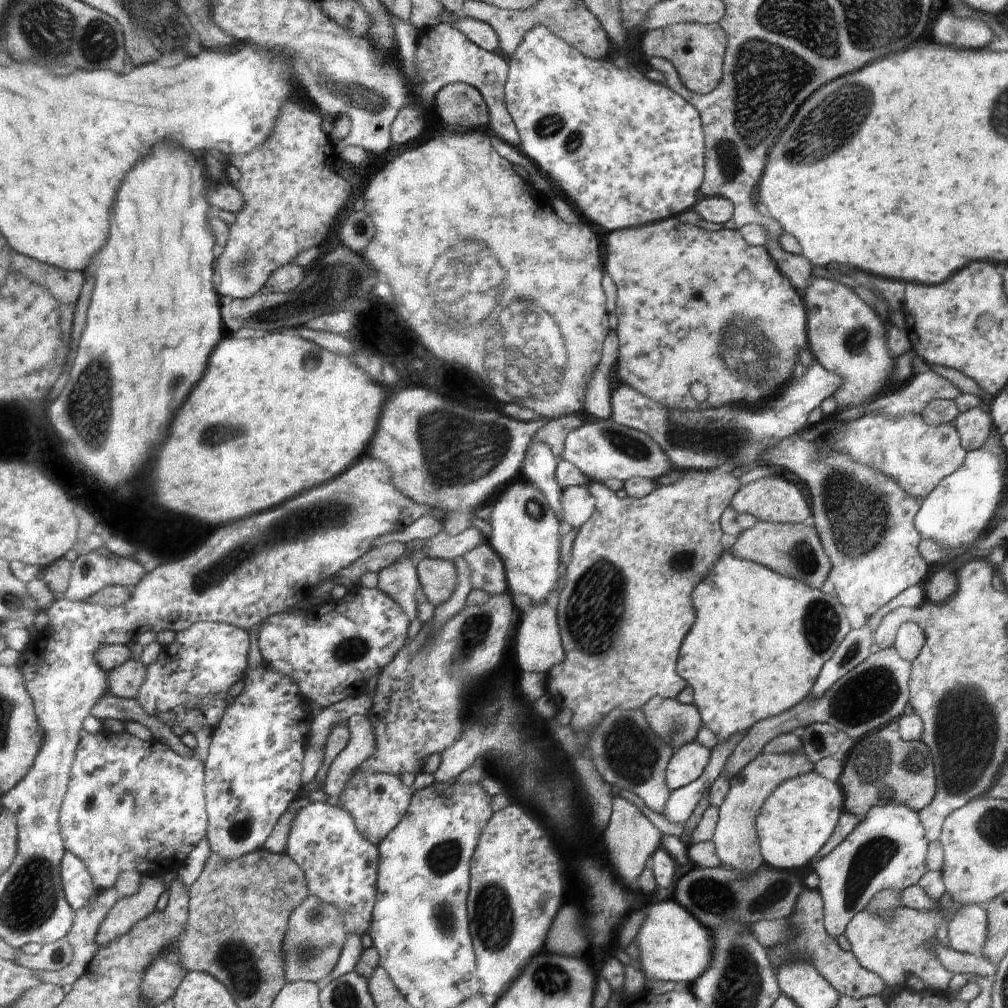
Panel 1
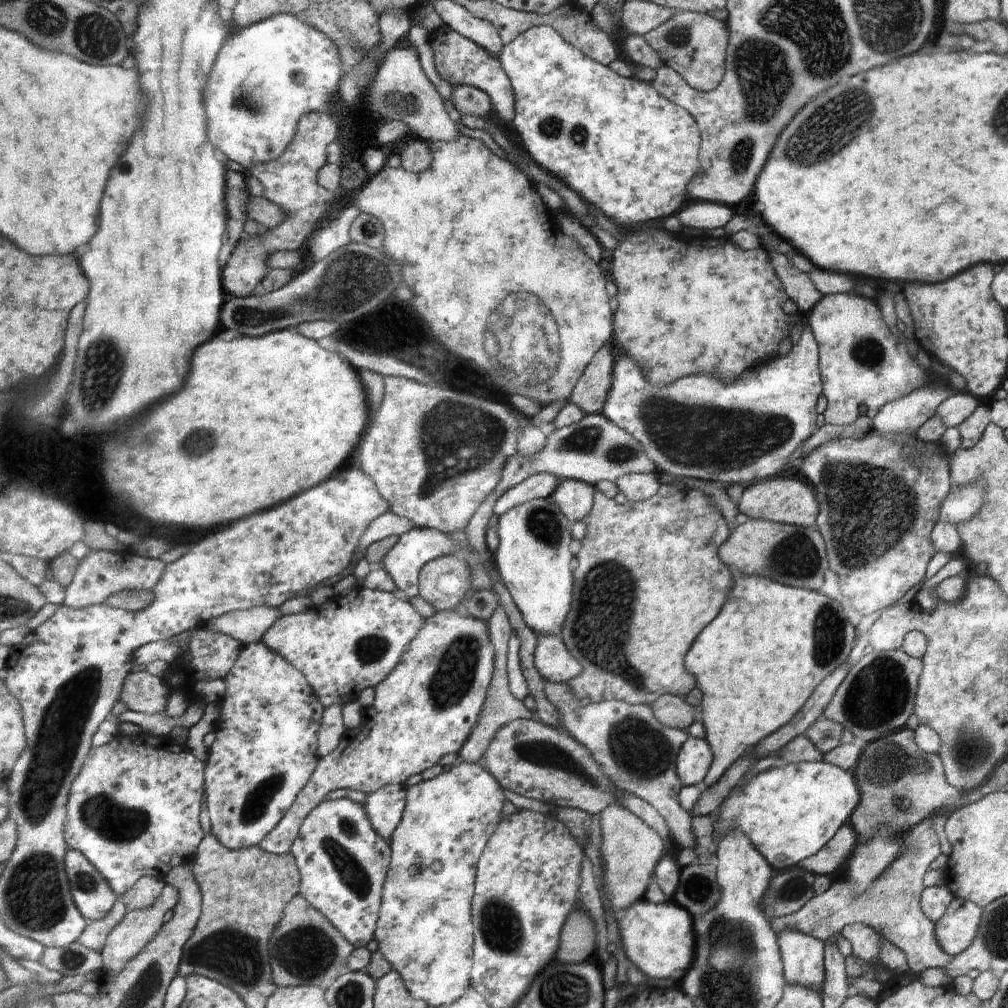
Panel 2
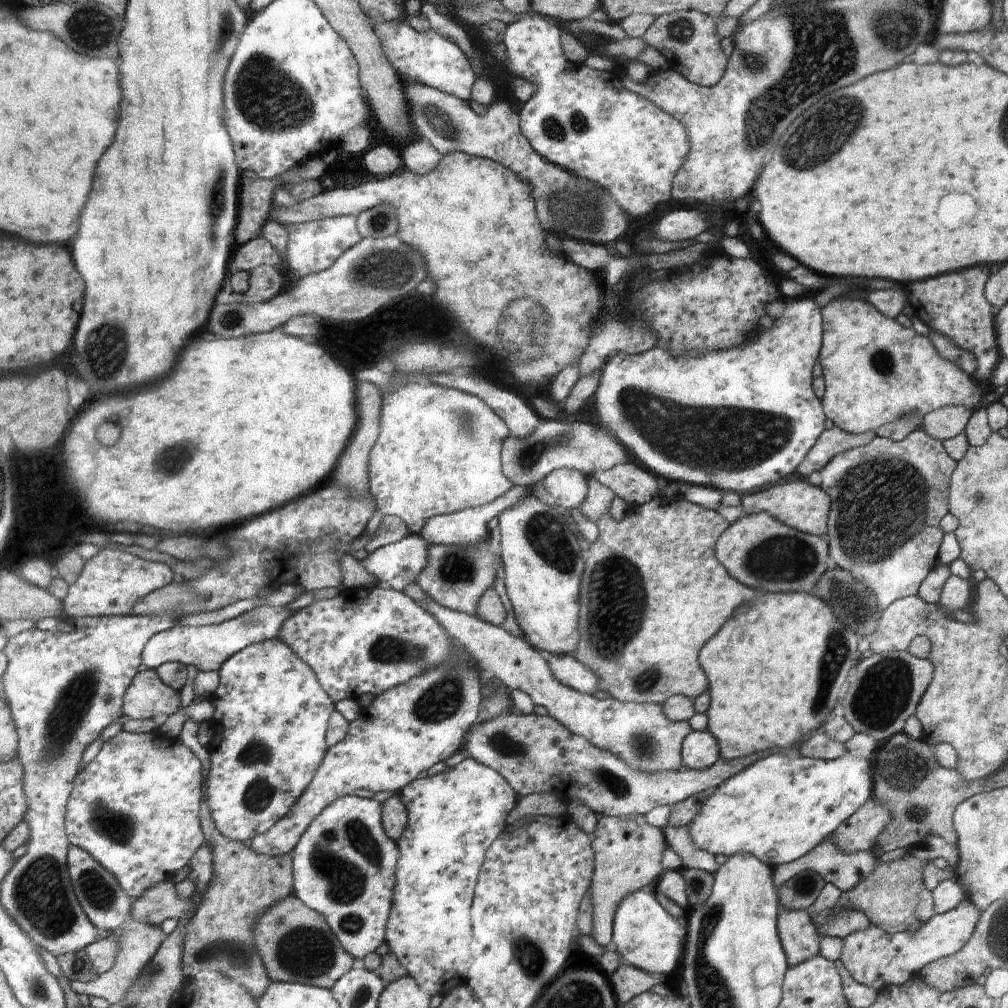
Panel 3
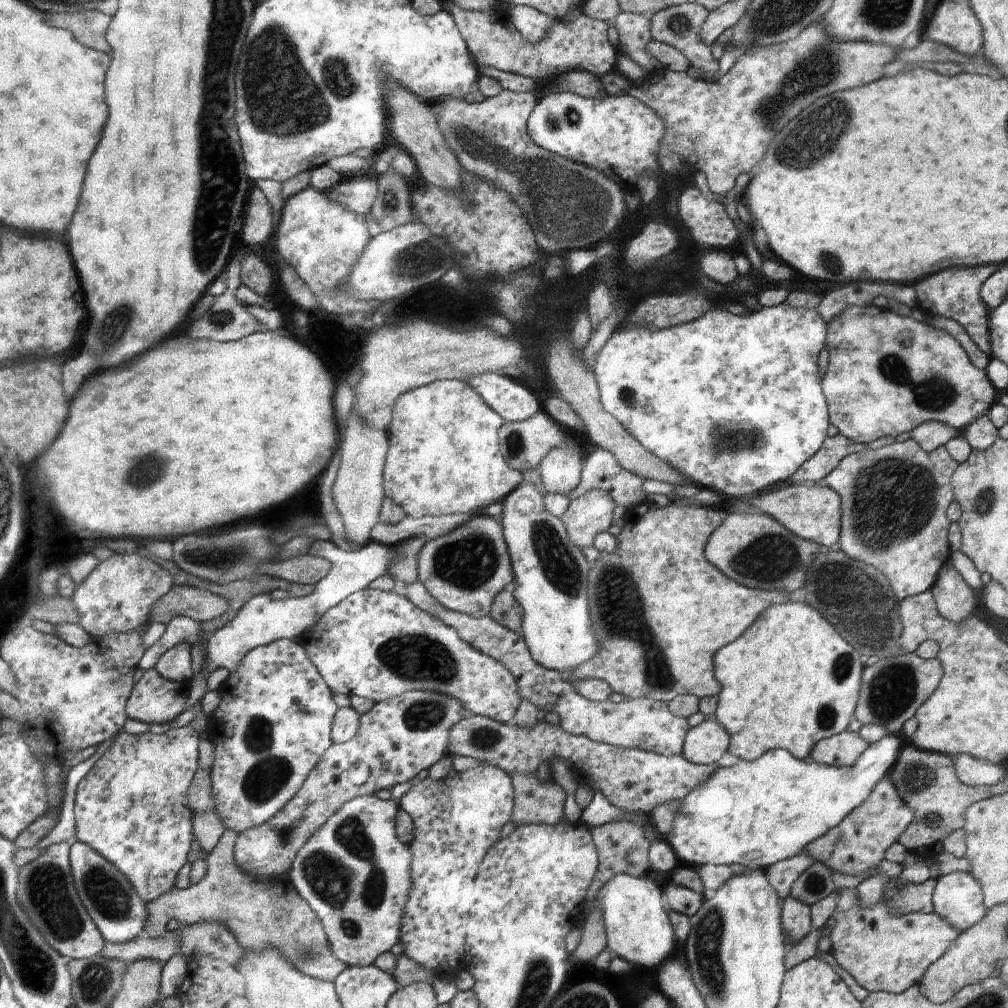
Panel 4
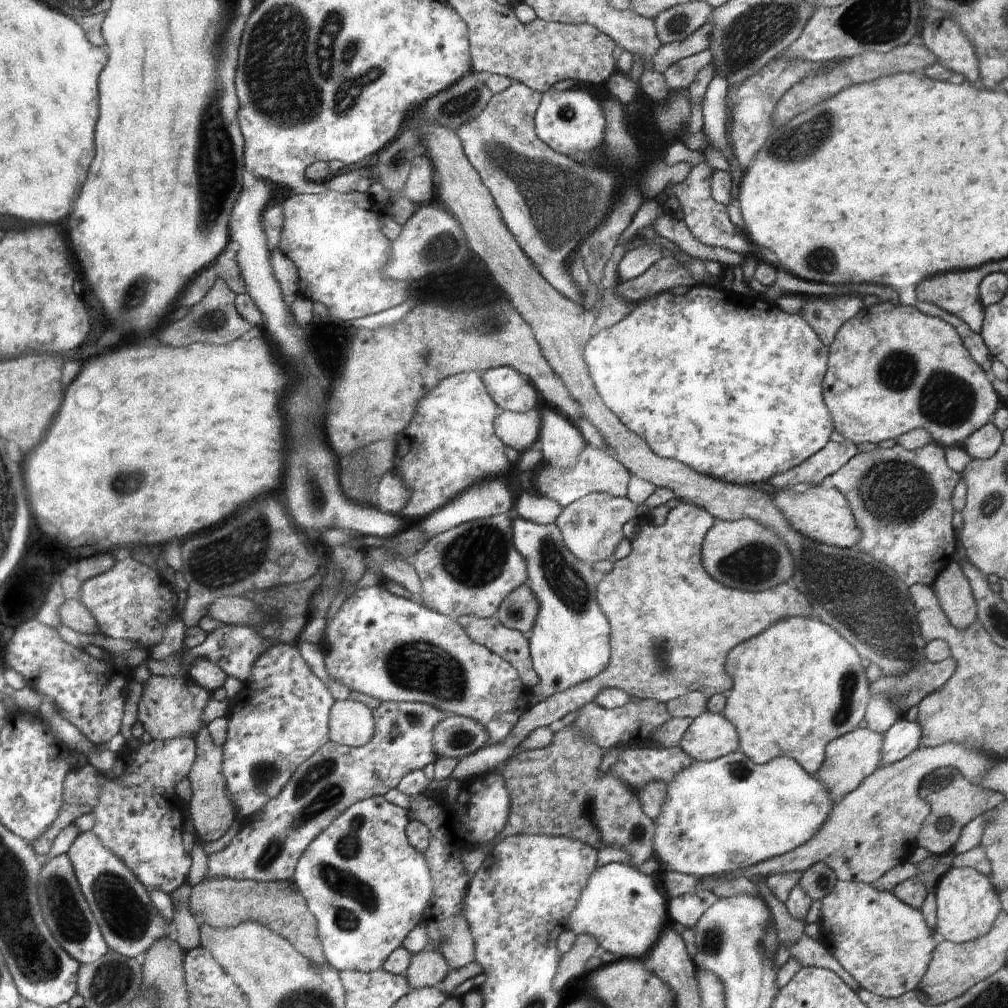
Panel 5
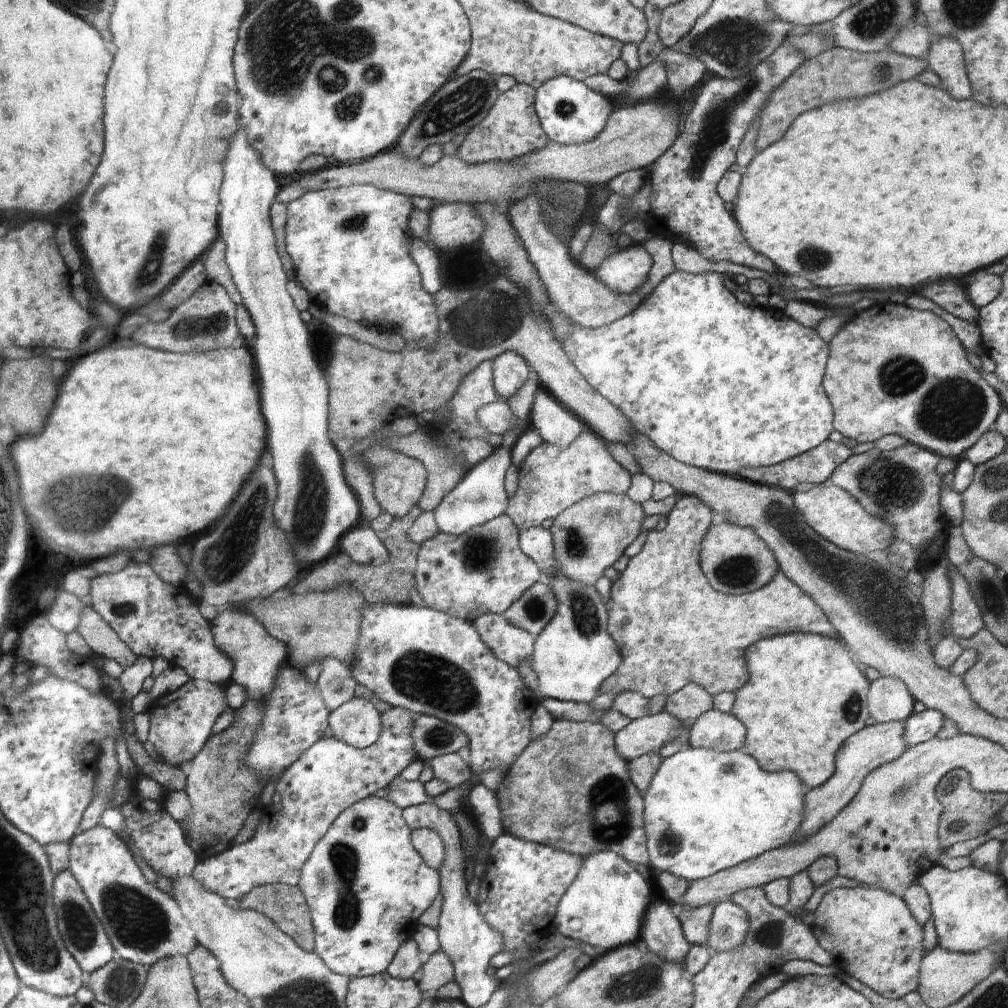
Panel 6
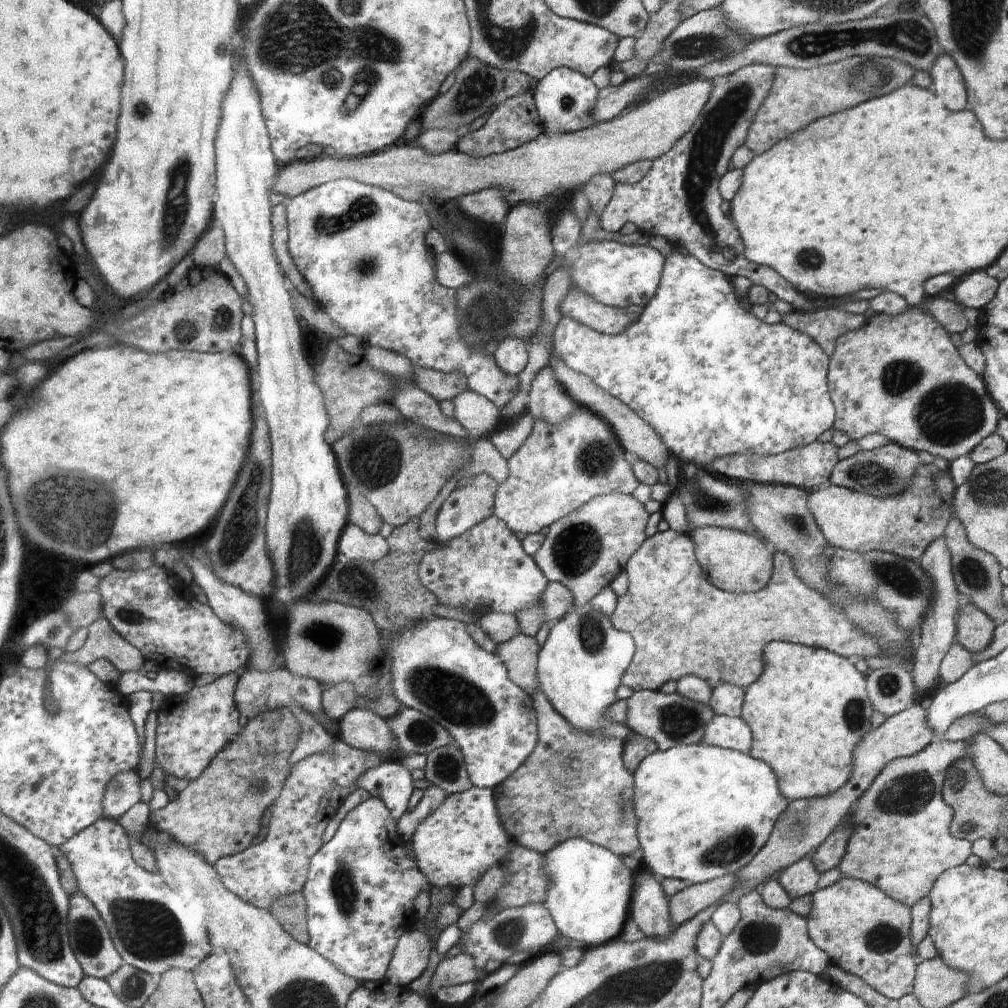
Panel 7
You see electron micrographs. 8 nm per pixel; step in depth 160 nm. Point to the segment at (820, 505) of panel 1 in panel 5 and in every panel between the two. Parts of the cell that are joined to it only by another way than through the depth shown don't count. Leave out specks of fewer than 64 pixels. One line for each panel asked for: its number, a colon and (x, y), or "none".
2: (878, 505)
3: (888, 497)
4: (900, 489)
5: (900, 498)

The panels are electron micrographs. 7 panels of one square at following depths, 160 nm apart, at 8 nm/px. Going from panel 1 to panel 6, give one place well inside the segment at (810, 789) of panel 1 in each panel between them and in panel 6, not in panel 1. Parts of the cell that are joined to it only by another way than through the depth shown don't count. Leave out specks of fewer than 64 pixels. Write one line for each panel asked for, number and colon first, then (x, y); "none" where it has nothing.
2: (790, 812)
3: (779, 808)
4: (755, 813)
5: (722, 815)
6: (705, 811)

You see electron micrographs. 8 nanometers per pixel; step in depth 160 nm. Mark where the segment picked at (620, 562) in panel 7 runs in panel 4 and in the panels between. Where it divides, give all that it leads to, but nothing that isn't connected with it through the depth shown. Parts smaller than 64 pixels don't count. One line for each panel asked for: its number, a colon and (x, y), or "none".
4: (587, 515)
5: (591, 527)
6: (592, 534)

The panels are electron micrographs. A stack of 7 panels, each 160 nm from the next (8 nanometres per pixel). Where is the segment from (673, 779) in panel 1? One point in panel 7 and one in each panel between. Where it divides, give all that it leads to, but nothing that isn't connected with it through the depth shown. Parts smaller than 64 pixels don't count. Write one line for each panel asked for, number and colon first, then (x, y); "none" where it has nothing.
2: (696, 756)
3: (701, 750)
4: (707, 743)
5: (710, 736)
6: (715, 730)
7: (733, 733)

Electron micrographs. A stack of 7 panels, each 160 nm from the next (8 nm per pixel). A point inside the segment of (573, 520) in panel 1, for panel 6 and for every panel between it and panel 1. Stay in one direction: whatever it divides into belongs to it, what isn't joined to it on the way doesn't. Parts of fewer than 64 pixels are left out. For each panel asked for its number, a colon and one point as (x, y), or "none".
2: (575, 498)
3: (568, 487)
4: (560, 471)
5: (561, 442)
6: (556, 425)

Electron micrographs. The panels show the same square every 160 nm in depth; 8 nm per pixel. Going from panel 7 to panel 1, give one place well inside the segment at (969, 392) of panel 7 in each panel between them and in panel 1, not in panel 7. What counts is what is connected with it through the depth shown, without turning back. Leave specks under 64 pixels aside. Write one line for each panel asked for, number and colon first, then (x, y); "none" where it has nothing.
1: (846, 336)
2: (863, 365)
3: (875, 370)
4: (887, 374)
5: (893, 369)
6: (893, 369)

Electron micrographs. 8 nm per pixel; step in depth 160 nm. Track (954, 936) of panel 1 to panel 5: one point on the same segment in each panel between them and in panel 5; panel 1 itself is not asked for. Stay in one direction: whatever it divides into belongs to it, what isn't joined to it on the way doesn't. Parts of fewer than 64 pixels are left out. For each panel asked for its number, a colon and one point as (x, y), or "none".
2: (956, 930)
3: (876, 958)
4: (883, 951)
5: (885, 944)

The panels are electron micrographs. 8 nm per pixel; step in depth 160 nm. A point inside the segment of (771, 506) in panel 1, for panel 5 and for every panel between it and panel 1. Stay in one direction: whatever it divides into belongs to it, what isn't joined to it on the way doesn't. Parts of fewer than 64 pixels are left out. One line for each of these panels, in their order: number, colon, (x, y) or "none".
2: (784, 500)
3: (800, 505)
4: (814, 513)
5: (822, 513)

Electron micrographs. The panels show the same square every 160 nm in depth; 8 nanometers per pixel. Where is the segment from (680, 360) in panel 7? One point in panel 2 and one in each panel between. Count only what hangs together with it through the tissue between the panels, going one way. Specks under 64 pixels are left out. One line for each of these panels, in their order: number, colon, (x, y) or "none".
2: (701, 427)
3: (689, 418)
4: (733, 403)
5: (732, 387)
6: (720, 386)

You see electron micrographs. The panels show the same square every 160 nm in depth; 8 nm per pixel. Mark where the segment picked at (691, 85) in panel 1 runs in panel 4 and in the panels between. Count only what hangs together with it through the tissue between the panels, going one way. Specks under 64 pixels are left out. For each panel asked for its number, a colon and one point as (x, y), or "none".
2: (694, 44)
3: (688, 39)
4: (680, 26)

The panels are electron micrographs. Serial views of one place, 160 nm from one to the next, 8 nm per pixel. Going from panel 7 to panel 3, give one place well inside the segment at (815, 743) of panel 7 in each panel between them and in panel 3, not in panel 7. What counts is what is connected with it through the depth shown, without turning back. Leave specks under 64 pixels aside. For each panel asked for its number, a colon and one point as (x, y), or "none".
3: (807, 652)
4: (791, 680)
5: (798, 686)
6: (805, 696)

